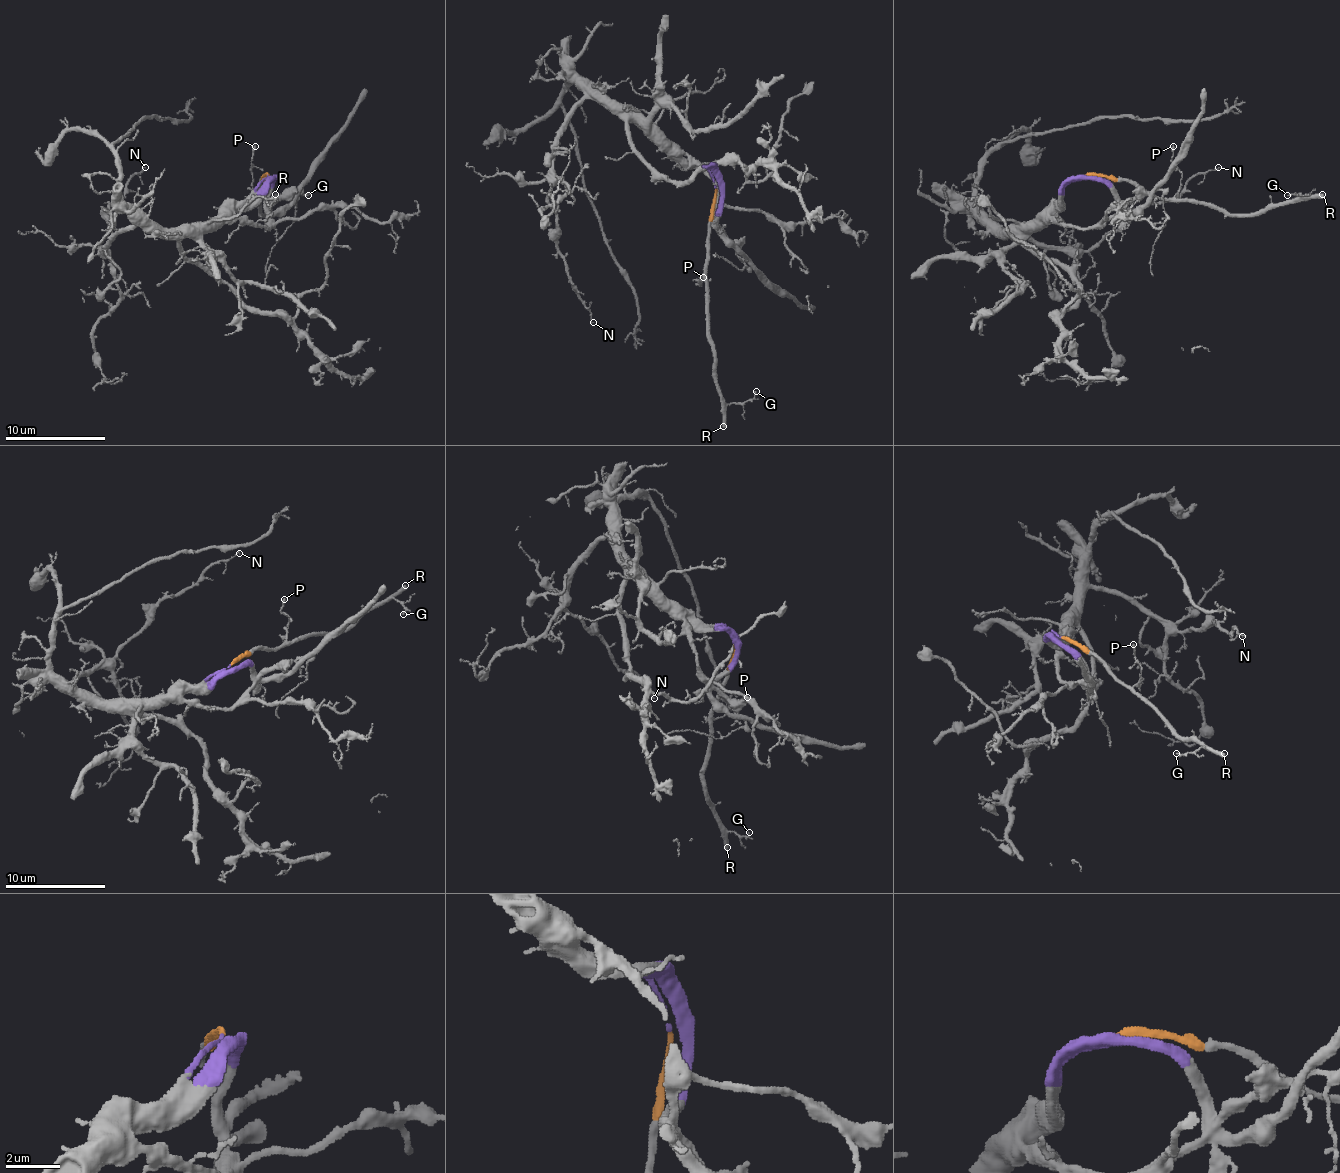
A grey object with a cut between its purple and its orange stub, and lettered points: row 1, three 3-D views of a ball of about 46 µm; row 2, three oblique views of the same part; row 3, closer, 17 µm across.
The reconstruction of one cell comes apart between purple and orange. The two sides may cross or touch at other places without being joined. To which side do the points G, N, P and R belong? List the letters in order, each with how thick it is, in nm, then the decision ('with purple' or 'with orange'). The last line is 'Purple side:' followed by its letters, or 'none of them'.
G: calibre 120 nm; with orange
N: calibre 100 nm; with purple
P: calibre 140 nm; with orange
R: calibre 320 nm; with orange
Purple side: N

